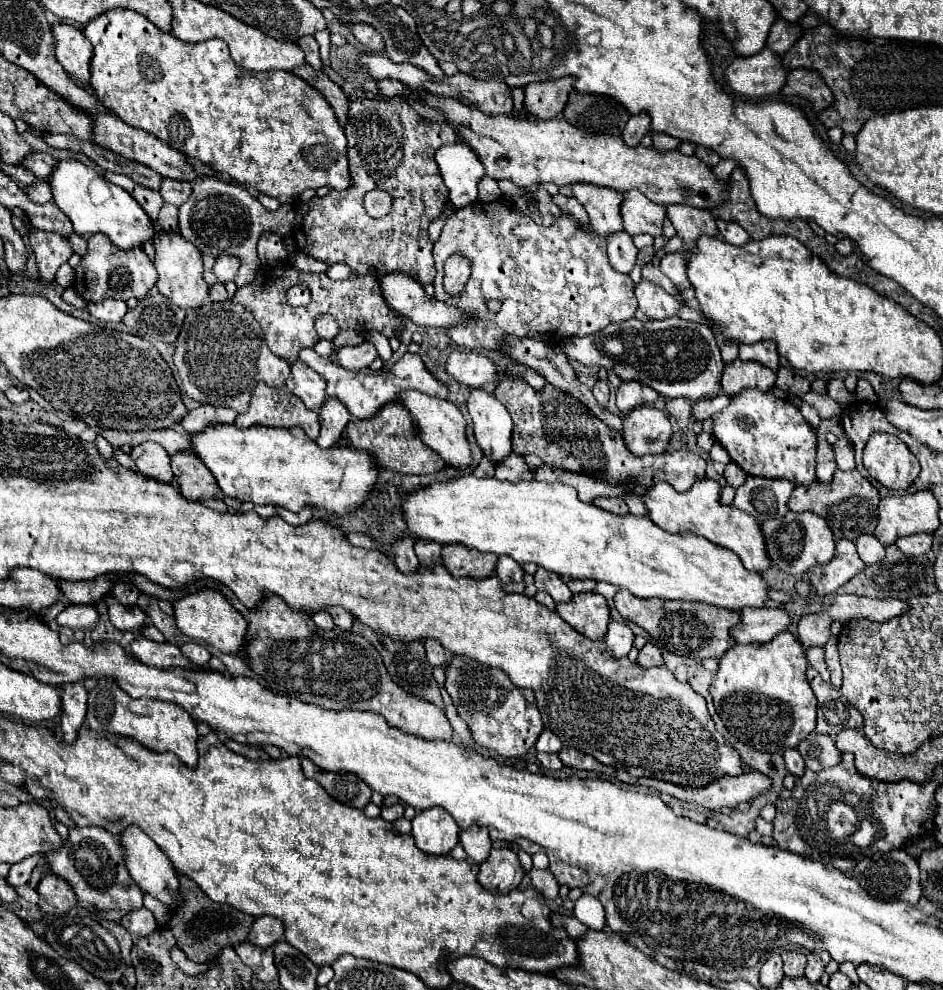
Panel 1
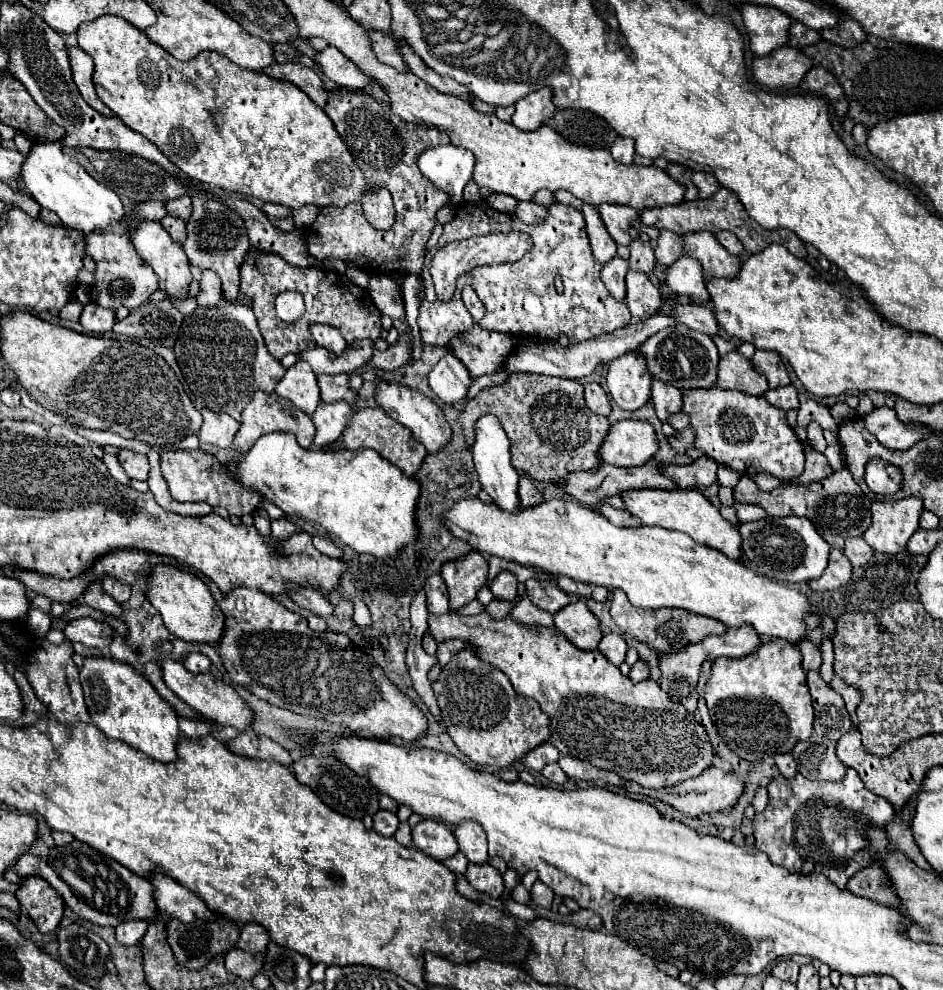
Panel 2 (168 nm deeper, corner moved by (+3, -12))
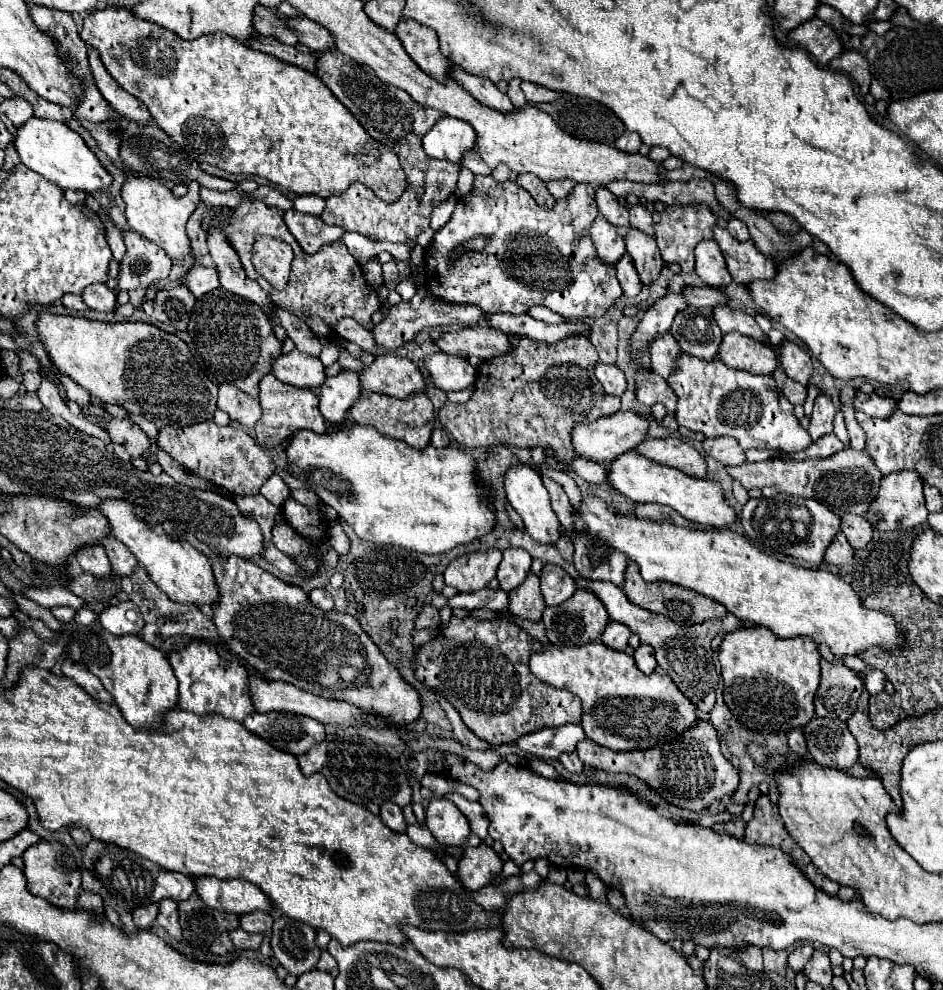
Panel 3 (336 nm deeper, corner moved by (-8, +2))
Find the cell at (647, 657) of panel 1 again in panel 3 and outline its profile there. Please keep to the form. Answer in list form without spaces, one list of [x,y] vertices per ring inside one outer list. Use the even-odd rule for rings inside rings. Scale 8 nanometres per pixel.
[[[641,644],[641,646],[635,650],[633,658],[635,658],[635,662],[637,662],[637,666],[639,666],[641,672],[645,672],[645,674],[653,674],[653,672],[655,672],[657,662],[655,662],[655,650],[653,650],[651,646]]]

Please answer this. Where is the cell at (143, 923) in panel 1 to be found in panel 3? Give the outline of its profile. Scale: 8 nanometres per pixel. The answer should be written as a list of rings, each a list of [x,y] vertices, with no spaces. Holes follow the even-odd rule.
[[[149,904],[149,906],[141,906],[133,910],[133,922],[139,930],[149,930],[157,918],[157,904]]]

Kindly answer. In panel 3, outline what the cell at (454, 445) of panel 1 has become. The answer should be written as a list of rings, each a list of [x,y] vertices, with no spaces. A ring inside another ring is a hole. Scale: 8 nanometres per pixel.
[[[381,354],[371,366],[359,372],[361,386],[371,392],[381,392],[393,398],[411,398],[417,392],[427,392],[425,378],[417,364],[395,354]]]

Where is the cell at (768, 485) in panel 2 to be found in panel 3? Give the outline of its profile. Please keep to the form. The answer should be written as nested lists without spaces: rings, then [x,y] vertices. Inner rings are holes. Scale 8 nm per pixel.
[[[827,434],[827,436],[821,436],[819,440],[815,440],[807,450],[801,450],[801,452],[795,452],[795,454],[785,454],[785,456],[779,456],[783,460],[807,460],[807,458],[829,458],[833,456],[835,452],[843,450],[845,444],[835,436],[835,434]]]

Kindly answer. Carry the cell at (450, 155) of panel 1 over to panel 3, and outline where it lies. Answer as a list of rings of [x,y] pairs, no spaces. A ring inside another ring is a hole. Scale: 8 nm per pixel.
[[[451,116],[441,118],[425,136],[423,136],[423,150],[427,156],[437,160],[451,160],[453,164],[461,166],[461,158],[465,152],[473,150],[475,146],[475,132],[473,128]]]

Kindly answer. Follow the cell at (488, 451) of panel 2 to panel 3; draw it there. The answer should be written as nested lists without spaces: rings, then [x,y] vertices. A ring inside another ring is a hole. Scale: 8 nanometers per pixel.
[[[513,464],[509,466],[509,470],[505,472],[505,492],[507,492],[507,500],[511,502],[511,506],[517,510],[517,514],[523,518],[525,522],[525,530],[541,544],[555,544],[559,534],[561,534],[561,524],[555,516],[555,512],[551,510],[549,504],[549,494],[539,478],[539,474],[525,466],[525,464]]]

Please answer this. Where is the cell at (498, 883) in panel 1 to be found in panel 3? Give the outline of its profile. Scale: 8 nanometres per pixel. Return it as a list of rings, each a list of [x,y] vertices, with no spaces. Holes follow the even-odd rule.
[[[481,842],[475,848],[465,846],[465,854],[459,860],[459,880],[469,890],[481,890],[493,882],[503,870],[503,860],[499,854]]]

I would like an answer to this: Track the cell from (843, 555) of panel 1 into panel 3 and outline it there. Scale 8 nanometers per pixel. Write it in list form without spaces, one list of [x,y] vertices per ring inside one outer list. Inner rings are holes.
[[[839,532],[837,536],[835,536],[835,540],[831,542],[831,546],[827,548],[827,552],[825,552],[825,562],[827,564],[835,564],[835,566],[843,566],[843,564],[849,564],[849,562],[853,562],[853,548],[851,548],[851,544],[847,542],[847,538]]]

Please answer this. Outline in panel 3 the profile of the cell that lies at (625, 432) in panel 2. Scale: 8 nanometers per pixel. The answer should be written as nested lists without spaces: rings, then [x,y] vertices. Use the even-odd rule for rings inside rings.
[[[619,410],[613,416],[603,416],[591,424],[575,424],[573,428],[573,448],[575,452],[579,452],[579,456],[585,456],[589,460],[595,462],[611,462],[617,456],[621,456],[623,452],[629,452],[633,448],[637,448],[639,442],[643,442],[649,434],[649,420],[637,412],[623,412]]]

